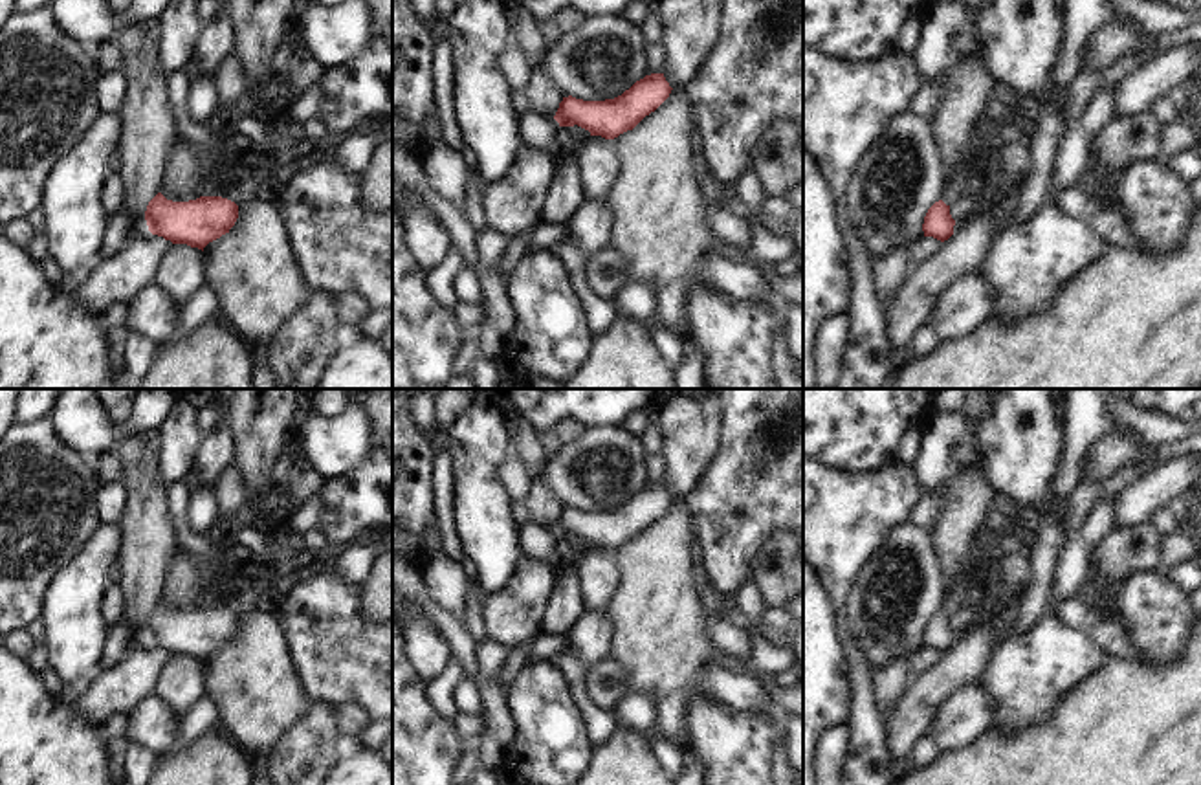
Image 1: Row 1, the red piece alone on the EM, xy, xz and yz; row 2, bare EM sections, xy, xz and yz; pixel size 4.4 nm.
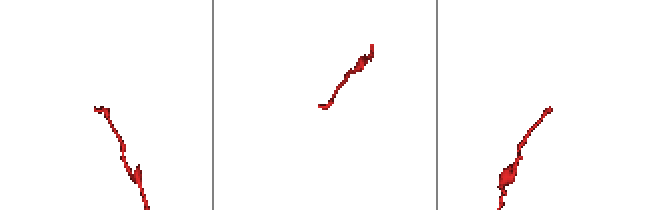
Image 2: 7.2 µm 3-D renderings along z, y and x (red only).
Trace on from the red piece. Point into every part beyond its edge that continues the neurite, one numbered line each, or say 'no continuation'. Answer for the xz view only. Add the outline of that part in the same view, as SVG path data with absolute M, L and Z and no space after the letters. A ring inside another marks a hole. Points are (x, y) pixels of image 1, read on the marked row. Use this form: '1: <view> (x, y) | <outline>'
1: xz (536, 131) | M535 112L519 116L519 138L530 149L546 150L557 130L559 123L554 117Z

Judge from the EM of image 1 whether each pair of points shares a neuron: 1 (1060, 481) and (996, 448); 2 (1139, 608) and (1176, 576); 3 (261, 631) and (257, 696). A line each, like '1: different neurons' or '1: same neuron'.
1: different neurons
2: different neurons
3: same neuron

